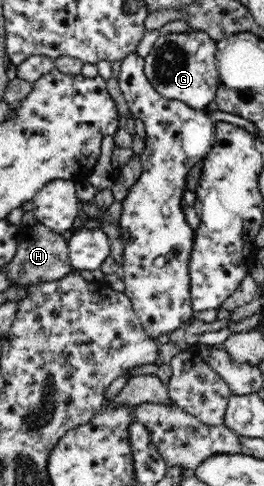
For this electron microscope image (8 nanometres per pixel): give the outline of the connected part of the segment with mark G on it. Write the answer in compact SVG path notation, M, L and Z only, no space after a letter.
M201 31L160 33L144 58L145 77L163 98L178 100L191 108L208 112L220 83L219 71L216 69L216 50L216 41Z

